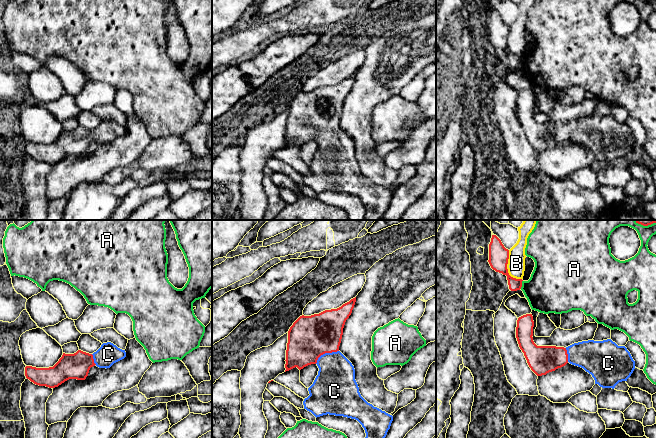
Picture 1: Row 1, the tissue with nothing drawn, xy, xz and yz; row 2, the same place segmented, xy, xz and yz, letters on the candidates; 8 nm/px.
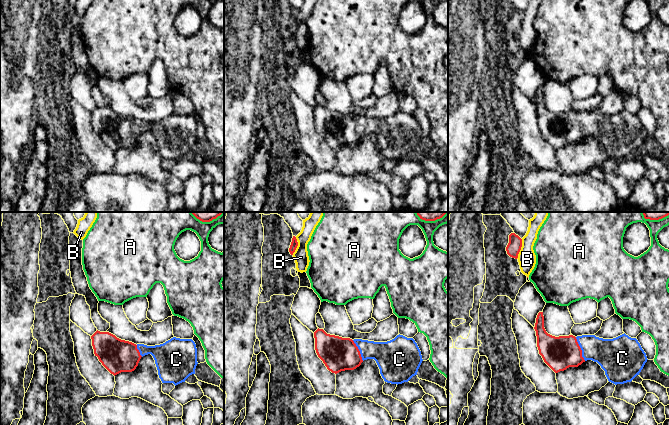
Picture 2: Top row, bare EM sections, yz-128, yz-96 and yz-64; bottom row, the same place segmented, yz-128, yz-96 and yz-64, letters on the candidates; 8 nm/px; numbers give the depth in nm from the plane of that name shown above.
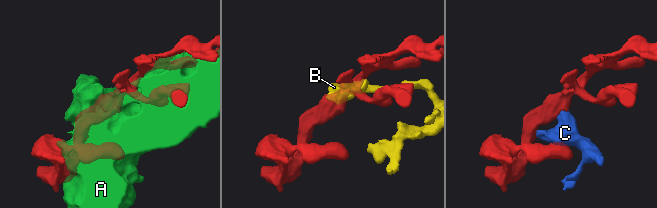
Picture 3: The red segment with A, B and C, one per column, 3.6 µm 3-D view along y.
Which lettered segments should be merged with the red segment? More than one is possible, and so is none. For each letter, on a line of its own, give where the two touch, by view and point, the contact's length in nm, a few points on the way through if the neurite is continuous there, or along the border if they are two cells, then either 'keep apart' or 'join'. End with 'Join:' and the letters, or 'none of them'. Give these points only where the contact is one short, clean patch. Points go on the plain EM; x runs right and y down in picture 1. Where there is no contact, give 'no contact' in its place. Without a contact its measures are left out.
A: yz (521, 60) | 70 nm | keep apart
B: yz (506, 44) | 260 nm | along yz (508, 26), (507, 48), (511, 52), (521, 55) | keep apart
C: xz (325, 128) | 220 nm | join
Join: C

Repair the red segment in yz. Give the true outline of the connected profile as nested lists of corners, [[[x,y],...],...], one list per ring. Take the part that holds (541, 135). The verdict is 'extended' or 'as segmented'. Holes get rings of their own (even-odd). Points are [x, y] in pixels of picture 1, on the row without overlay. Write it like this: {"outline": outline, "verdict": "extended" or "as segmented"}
{"outline": [[[532,90],[518,94],[516,114],[531,146],[537,151],[546,151],[568,139],[564,123],[537,122],[533,117],[534,97]]], "verdict": "as segmented"}

